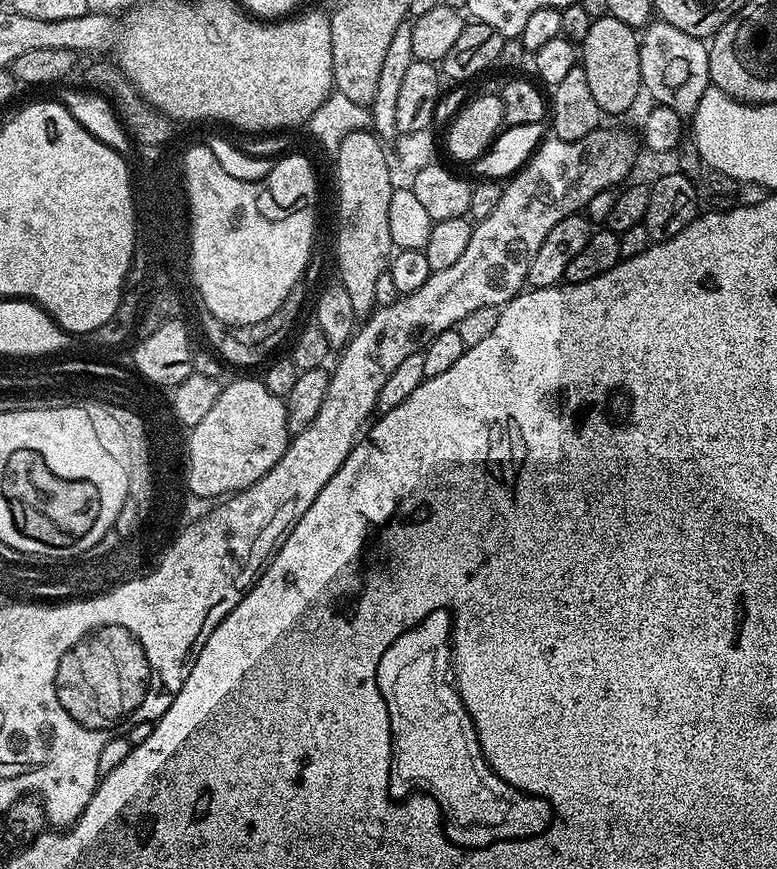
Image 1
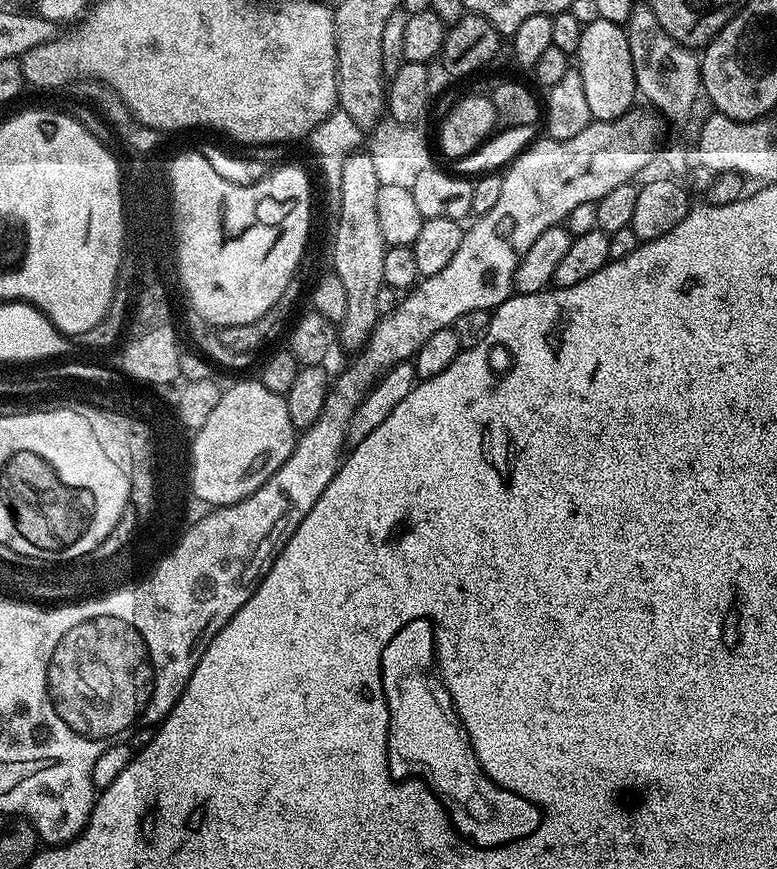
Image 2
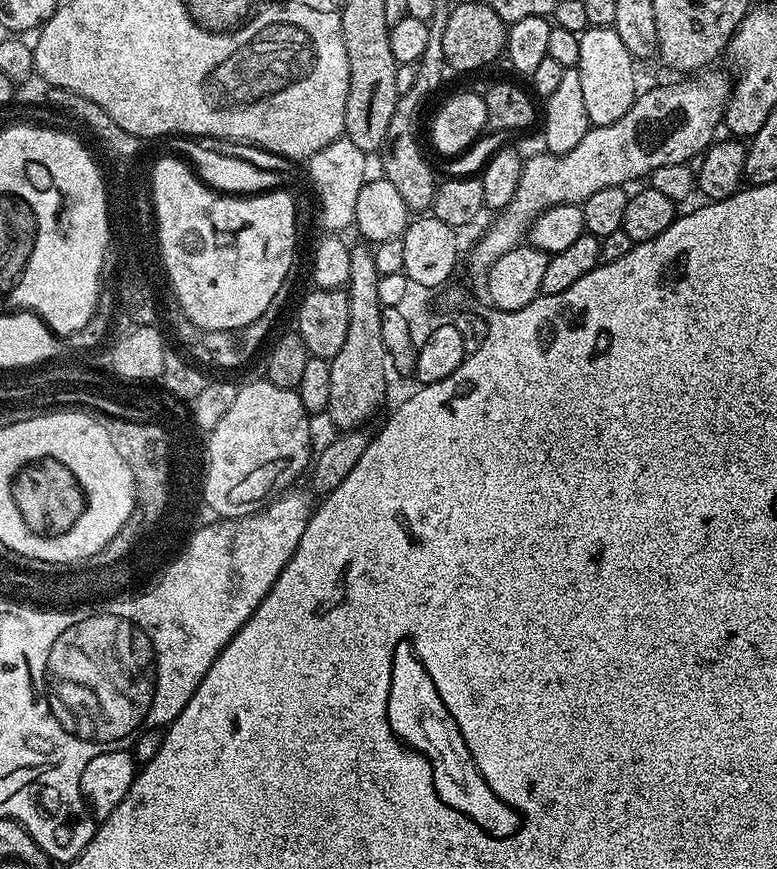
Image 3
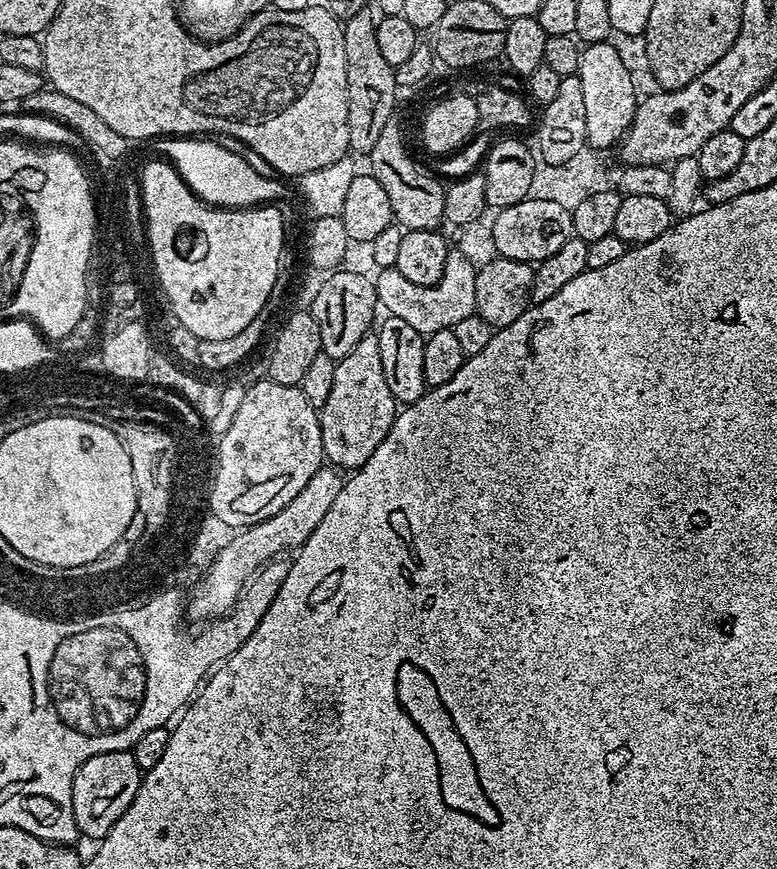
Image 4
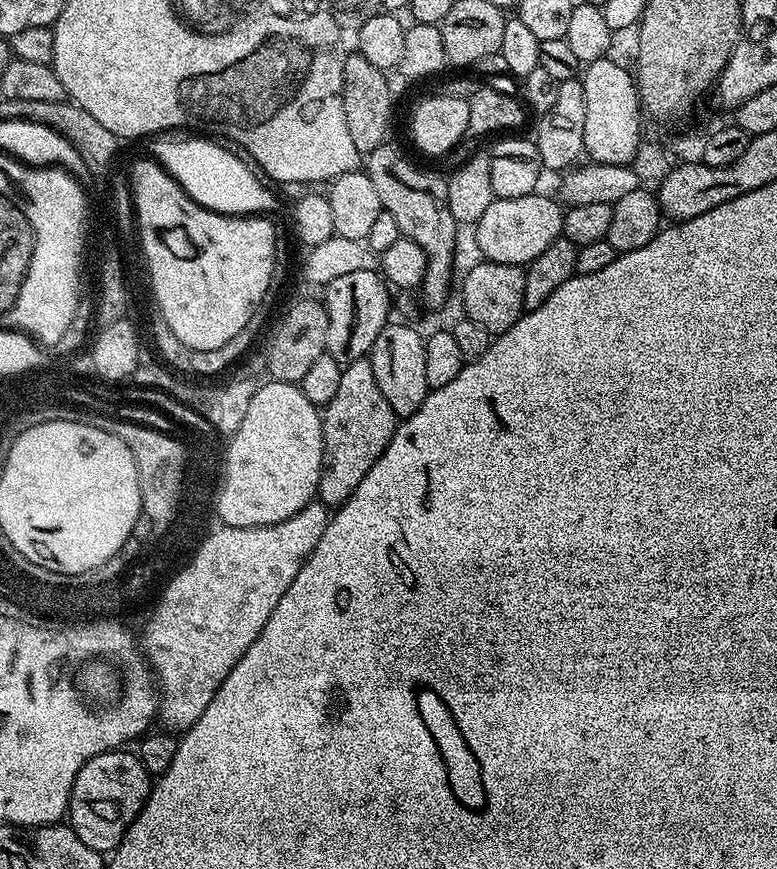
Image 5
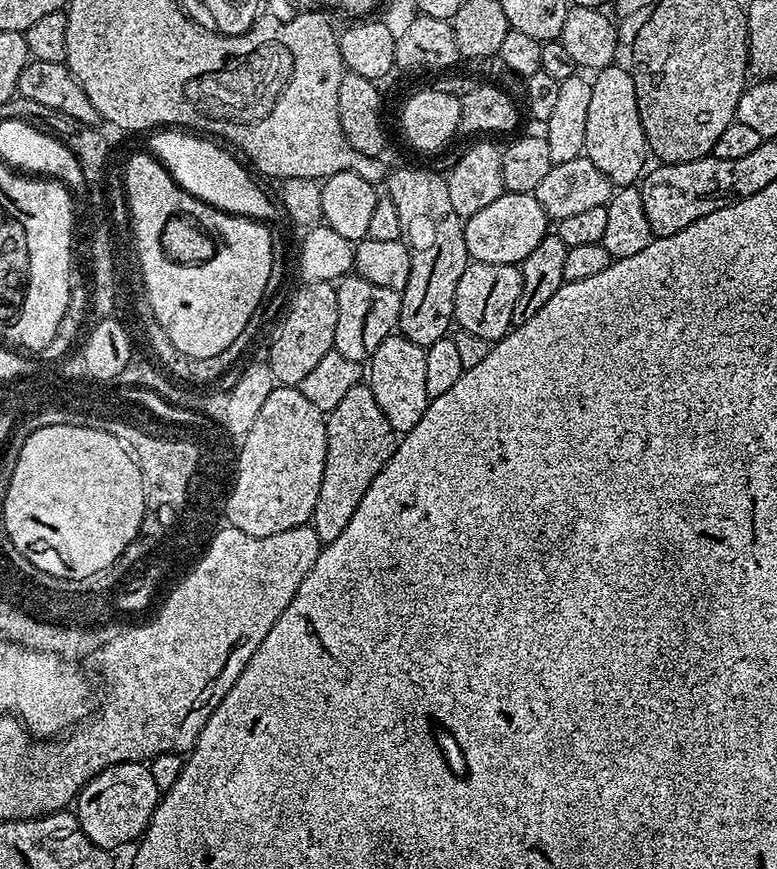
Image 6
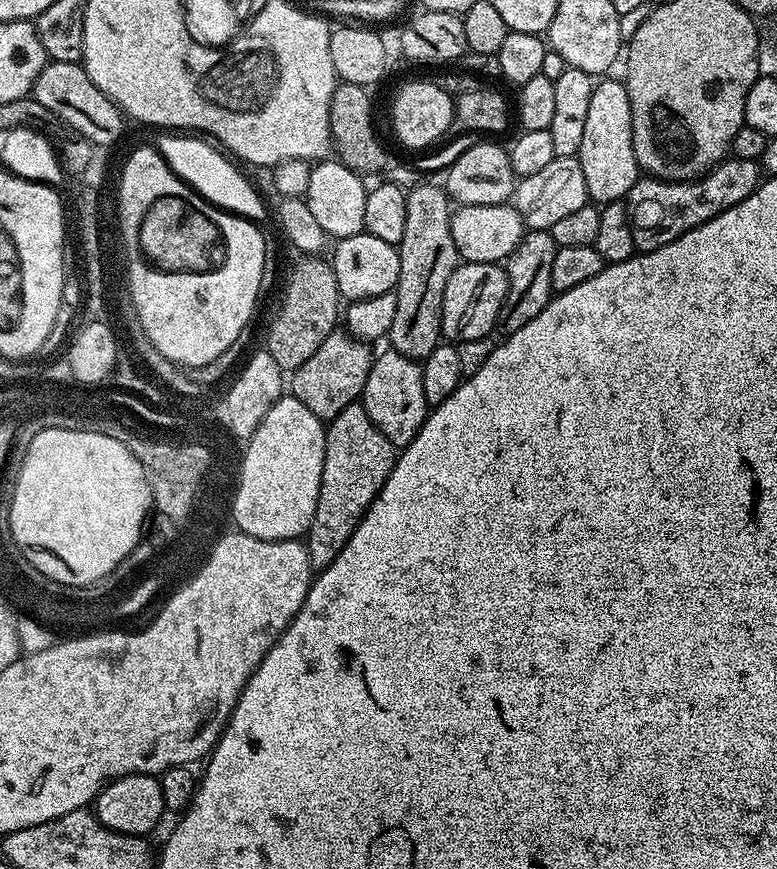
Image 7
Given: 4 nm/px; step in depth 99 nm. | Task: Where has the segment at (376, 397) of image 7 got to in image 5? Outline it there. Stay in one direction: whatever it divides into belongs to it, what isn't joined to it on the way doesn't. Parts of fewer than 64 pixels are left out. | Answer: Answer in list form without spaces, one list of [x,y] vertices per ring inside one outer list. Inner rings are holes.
[[[390,322],[378,334],[368,355],[378,388],[399,419],[404,419],[420,409],[430,391],[426,382],[424,341],[423,335],[420,336],[416,329],[406,324]]]

